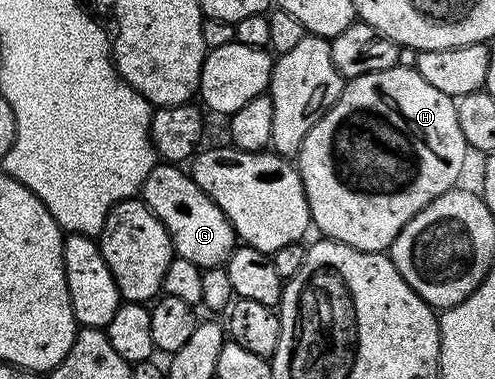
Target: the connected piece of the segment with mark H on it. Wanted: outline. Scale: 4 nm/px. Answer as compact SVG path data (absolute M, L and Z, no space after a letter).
M395 67L388 71L376 71L372 75L352 77L343 84L338 102L319 119L316 127L312 127L312 131L308 131L296 158L296 168L302 177L302 186L308 199L313 228L319 229L322 232L319 234L323 238L339 241L365 253L386 253L394 244L398 232L414 216L420 211L424 211L424 207L428 207L428 203L432 203L432 199L444 195L449 189L453 189L459 184L458 176L461 175L462 168L466 165L466 153L468 154L468 146L464 139L464 131L460 131L460 119L456 115L455 98L444 95L444 91L439 91L437 87L432 87L432 83L428 83L428 79L424 79L418 73L417 68Z

